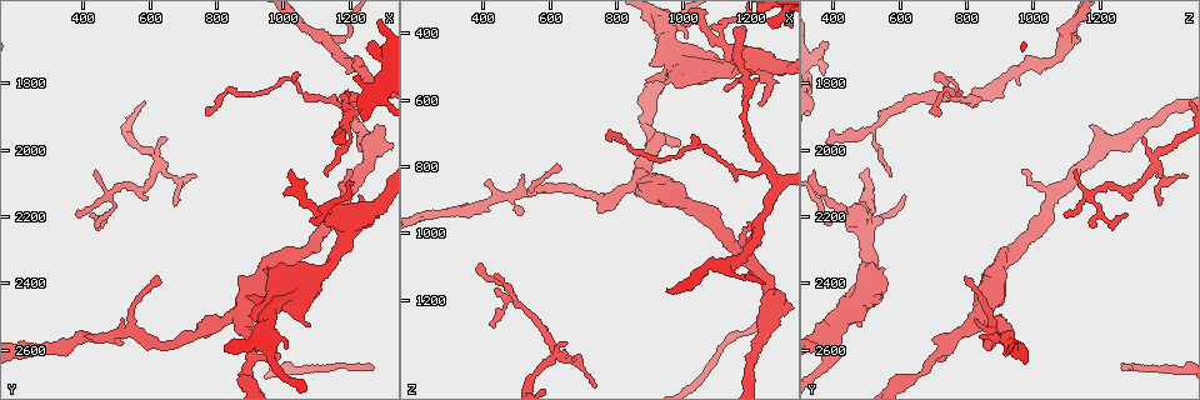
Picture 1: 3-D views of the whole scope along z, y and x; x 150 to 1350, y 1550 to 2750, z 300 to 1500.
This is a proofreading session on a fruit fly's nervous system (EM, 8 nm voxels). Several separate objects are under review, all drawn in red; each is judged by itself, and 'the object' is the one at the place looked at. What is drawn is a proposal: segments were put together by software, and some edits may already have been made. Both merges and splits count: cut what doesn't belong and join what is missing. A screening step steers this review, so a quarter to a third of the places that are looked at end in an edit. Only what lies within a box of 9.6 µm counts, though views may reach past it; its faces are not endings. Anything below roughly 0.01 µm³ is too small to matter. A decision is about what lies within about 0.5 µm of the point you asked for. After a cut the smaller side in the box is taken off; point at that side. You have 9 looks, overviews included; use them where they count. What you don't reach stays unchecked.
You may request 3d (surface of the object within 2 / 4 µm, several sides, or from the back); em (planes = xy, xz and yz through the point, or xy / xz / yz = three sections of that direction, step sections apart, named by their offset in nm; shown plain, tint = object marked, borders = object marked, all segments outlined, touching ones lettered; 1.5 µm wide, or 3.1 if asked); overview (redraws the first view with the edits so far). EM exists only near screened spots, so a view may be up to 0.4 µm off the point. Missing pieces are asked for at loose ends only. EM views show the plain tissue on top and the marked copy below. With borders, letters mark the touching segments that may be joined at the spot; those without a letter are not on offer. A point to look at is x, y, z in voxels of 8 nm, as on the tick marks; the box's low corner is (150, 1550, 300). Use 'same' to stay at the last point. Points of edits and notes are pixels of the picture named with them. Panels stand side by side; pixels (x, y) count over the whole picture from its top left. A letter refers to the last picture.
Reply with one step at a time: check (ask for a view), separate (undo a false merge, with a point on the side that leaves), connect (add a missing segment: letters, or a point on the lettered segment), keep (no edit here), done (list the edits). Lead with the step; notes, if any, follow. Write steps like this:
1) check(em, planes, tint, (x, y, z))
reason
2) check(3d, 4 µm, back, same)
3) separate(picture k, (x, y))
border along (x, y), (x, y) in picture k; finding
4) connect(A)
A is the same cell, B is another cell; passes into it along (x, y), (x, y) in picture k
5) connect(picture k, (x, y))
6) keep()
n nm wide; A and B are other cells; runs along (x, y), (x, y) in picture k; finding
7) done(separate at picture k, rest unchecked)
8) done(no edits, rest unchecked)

check(em, planes, borders, (1270, 2660, 1260))
thin end

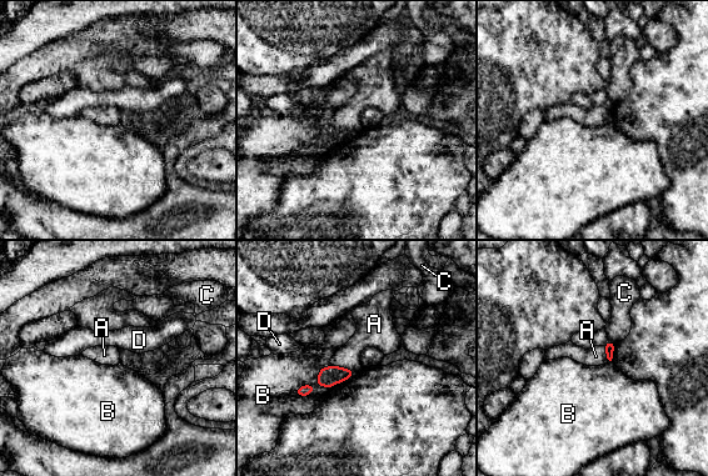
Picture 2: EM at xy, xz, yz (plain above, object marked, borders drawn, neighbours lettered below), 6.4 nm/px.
connect(A)
A is the same cell, B, C and D are other cells; passes into it along (328, 376), (344, 369), (348, 356) in picture 2; it goes on there

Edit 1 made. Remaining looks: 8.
check(3d, 4 µm, (1110, 2210, 420))
calibre changes

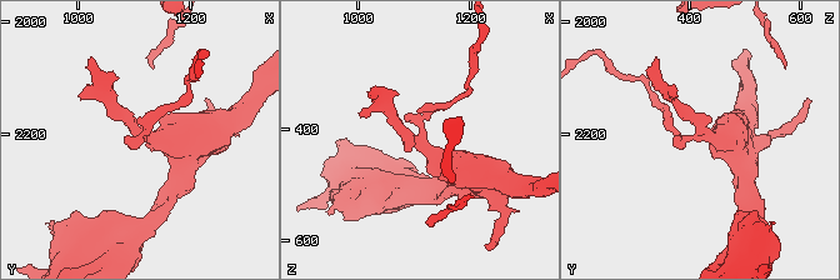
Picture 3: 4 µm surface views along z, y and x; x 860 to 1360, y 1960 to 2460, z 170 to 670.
check(em, yz, step 4, borders, (1115, 2205, 415))

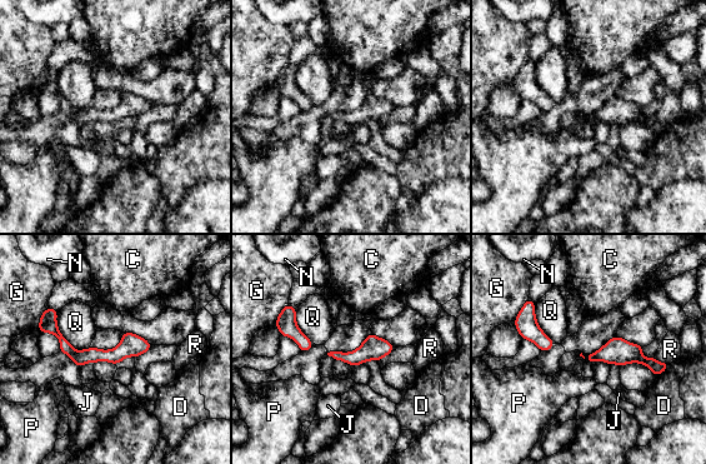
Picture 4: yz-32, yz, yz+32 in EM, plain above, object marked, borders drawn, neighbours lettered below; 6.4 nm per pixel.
keep()
140 nm wide; Q touches over 300 nm; C, D, G, J, N, P, Q and R are other cells; continuous, no second neuron

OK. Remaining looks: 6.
check(3d, 4 µm, (1190, 1980, 380))
branch stops here

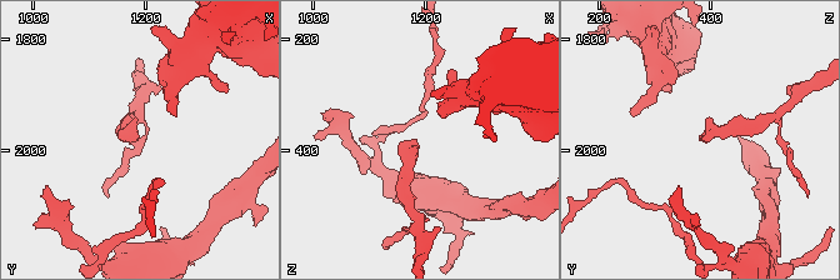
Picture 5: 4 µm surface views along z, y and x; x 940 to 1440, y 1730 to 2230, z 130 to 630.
check(em, planes, tint, (1190, 1980, 380))

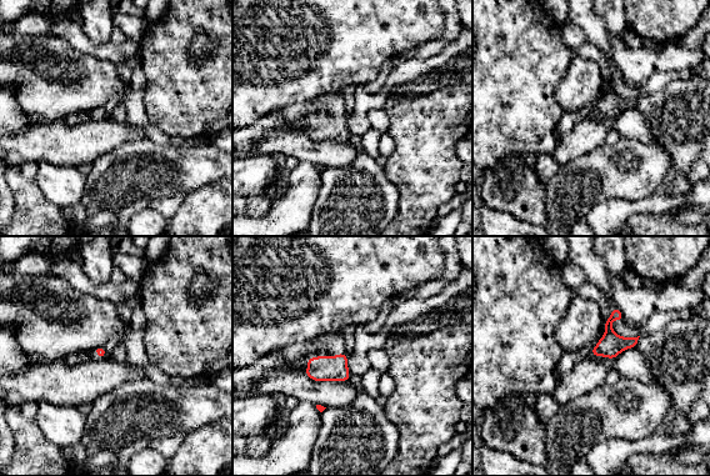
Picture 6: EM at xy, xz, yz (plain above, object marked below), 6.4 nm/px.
check(em, planes, borders, same)
what lies round it

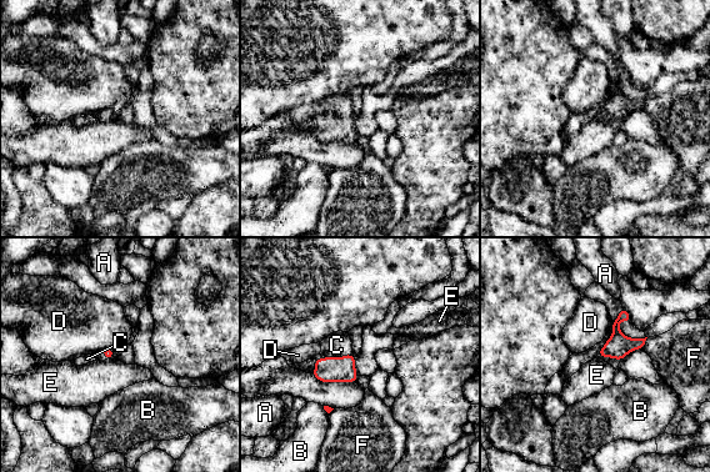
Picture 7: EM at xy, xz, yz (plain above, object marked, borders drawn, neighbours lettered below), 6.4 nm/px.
connect(C)
C touches over 200 nm; C is the same cell, A, B, D, E and F are other cells; passes into it along (328, 370), (338, 358), (336, 345) in picture 7; the neuron continues

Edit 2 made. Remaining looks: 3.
check(overview)

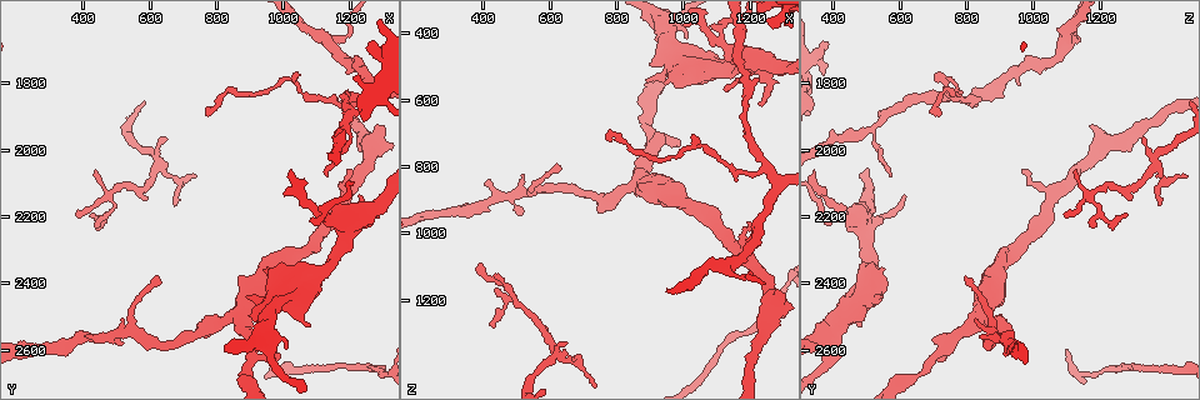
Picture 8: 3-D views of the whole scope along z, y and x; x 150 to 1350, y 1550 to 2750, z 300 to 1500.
check(3d, 4 µm, (1030, 1790, 730))
sharp bend

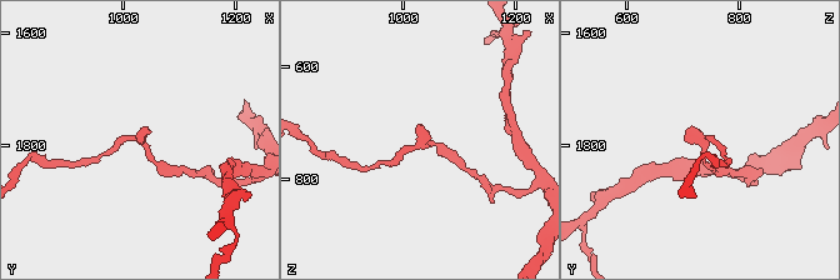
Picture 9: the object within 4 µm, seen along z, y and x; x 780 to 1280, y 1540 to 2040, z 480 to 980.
check(em, planes, borders, (1030, 1790, 740))
now the EM

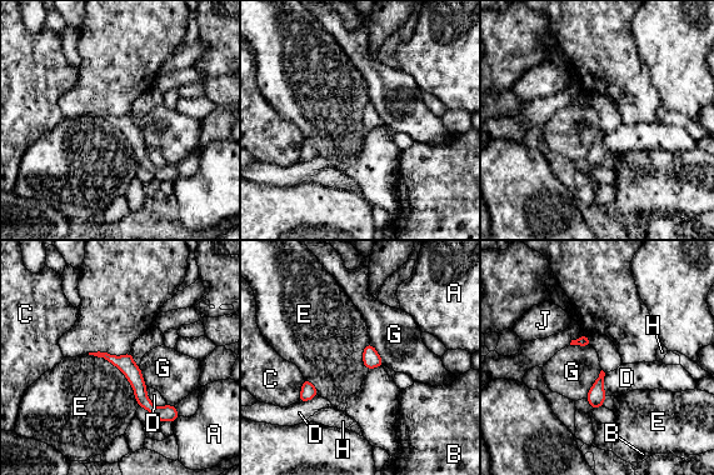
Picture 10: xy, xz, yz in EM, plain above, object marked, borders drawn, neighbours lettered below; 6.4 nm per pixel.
keep()
20 nm wide; A, B, C, D, E, G, H and J are other cells; runs along (110, 358), (168, 418) in picture 10; all the same neuron

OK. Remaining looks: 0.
done(connect at picture 2, connect at picture 7, rest unchecked)

